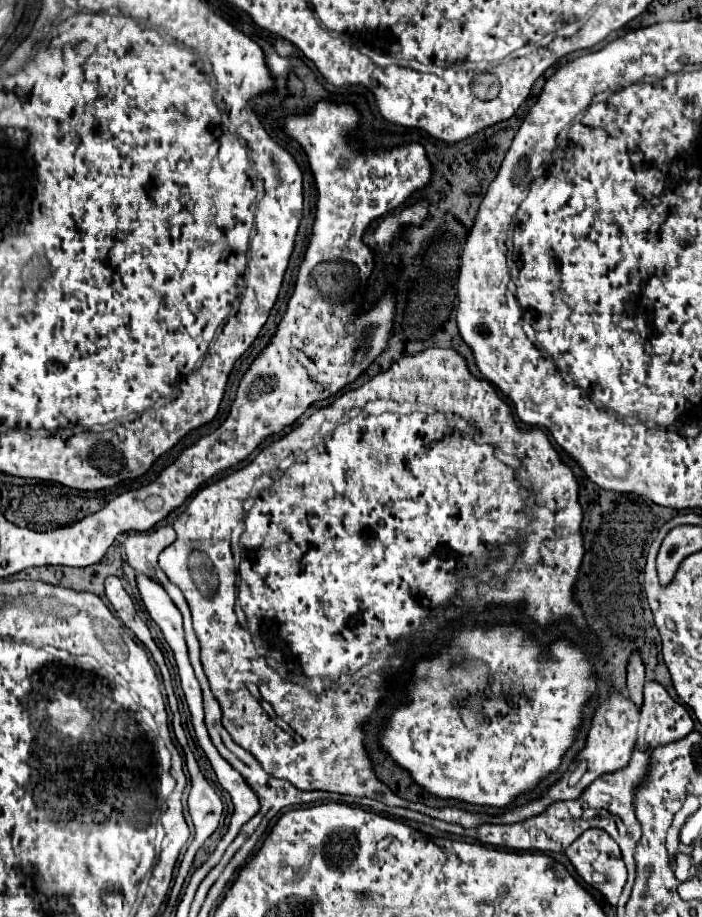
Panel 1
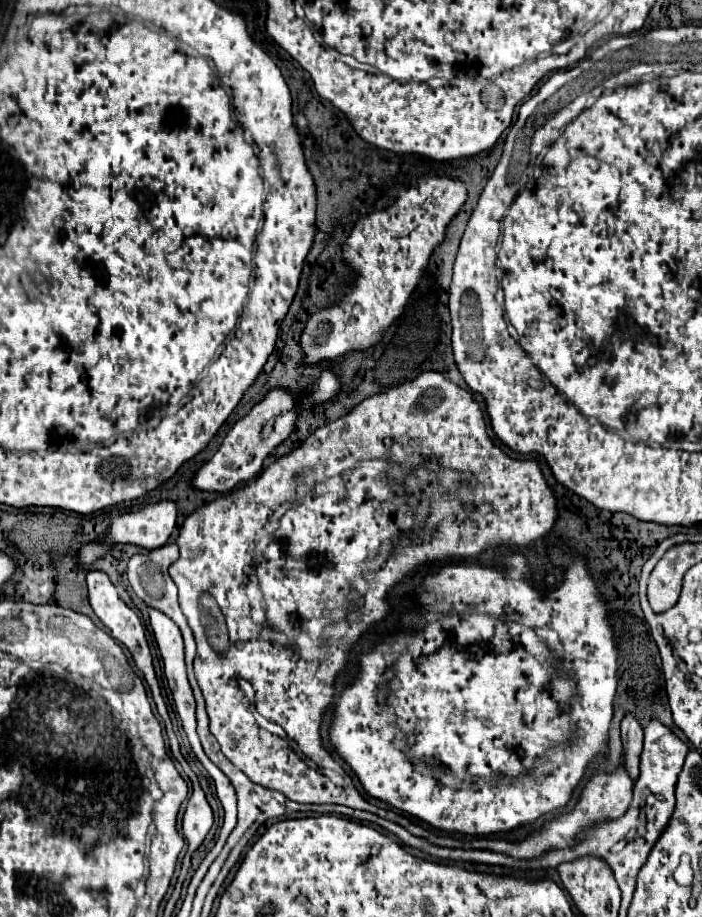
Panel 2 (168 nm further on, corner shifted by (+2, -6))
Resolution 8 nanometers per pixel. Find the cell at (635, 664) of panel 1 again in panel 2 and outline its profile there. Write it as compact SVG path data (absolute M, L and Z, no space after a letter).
M627 713L621 723L621 737L623 737L623 751L625 751L625 767L633 781L639 775L639 755L643 749L643 727L637 721L635 713Z

